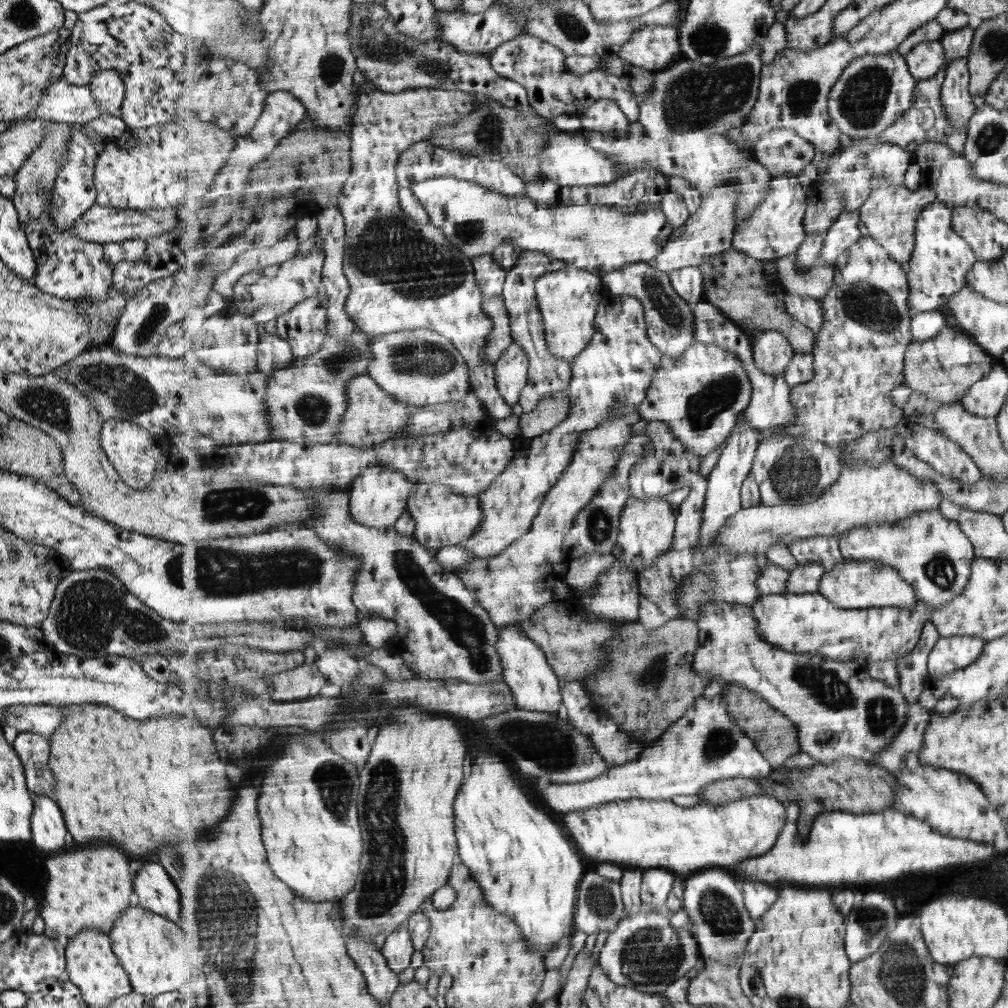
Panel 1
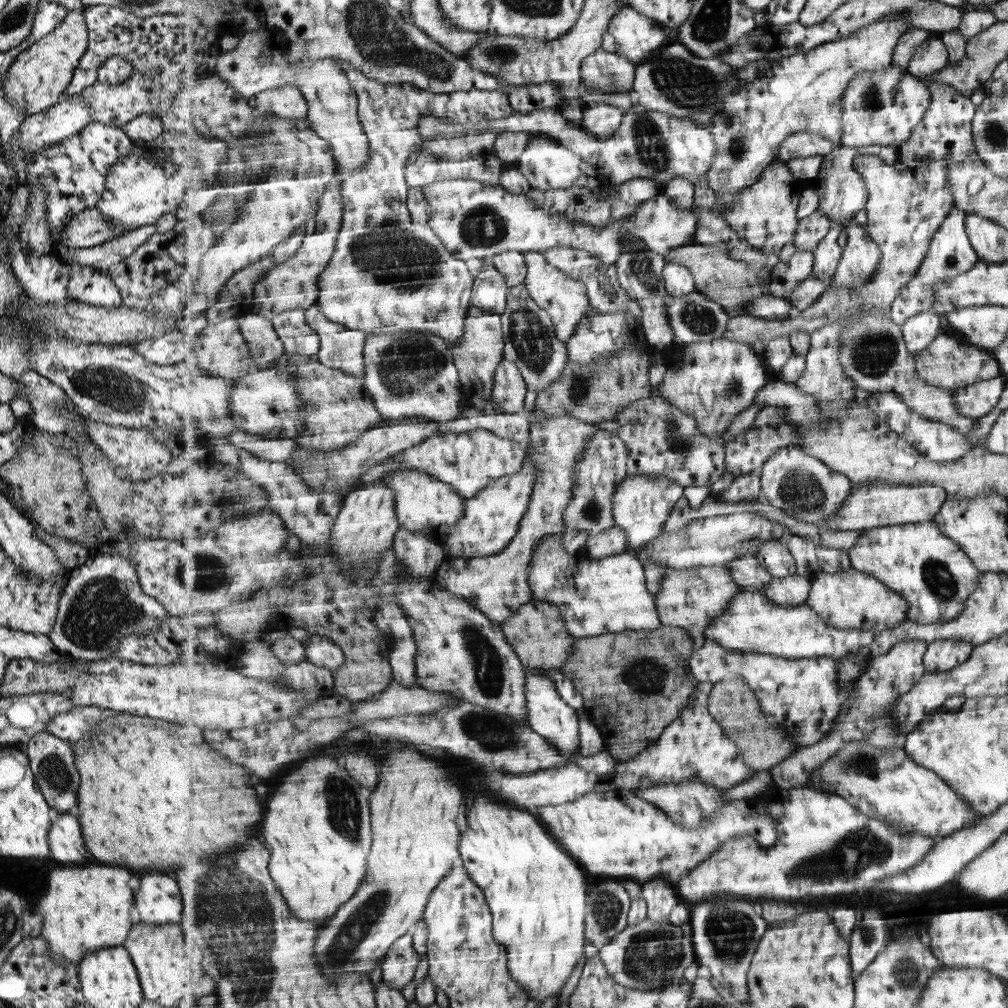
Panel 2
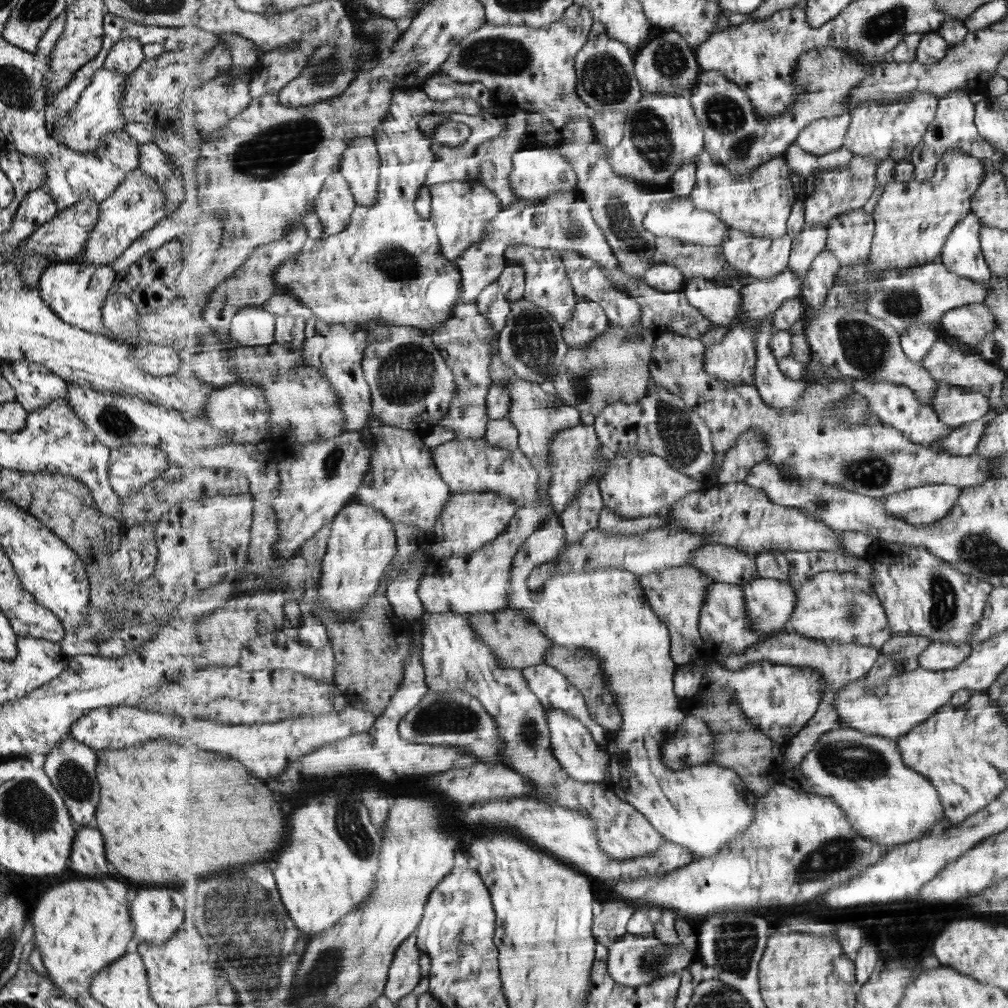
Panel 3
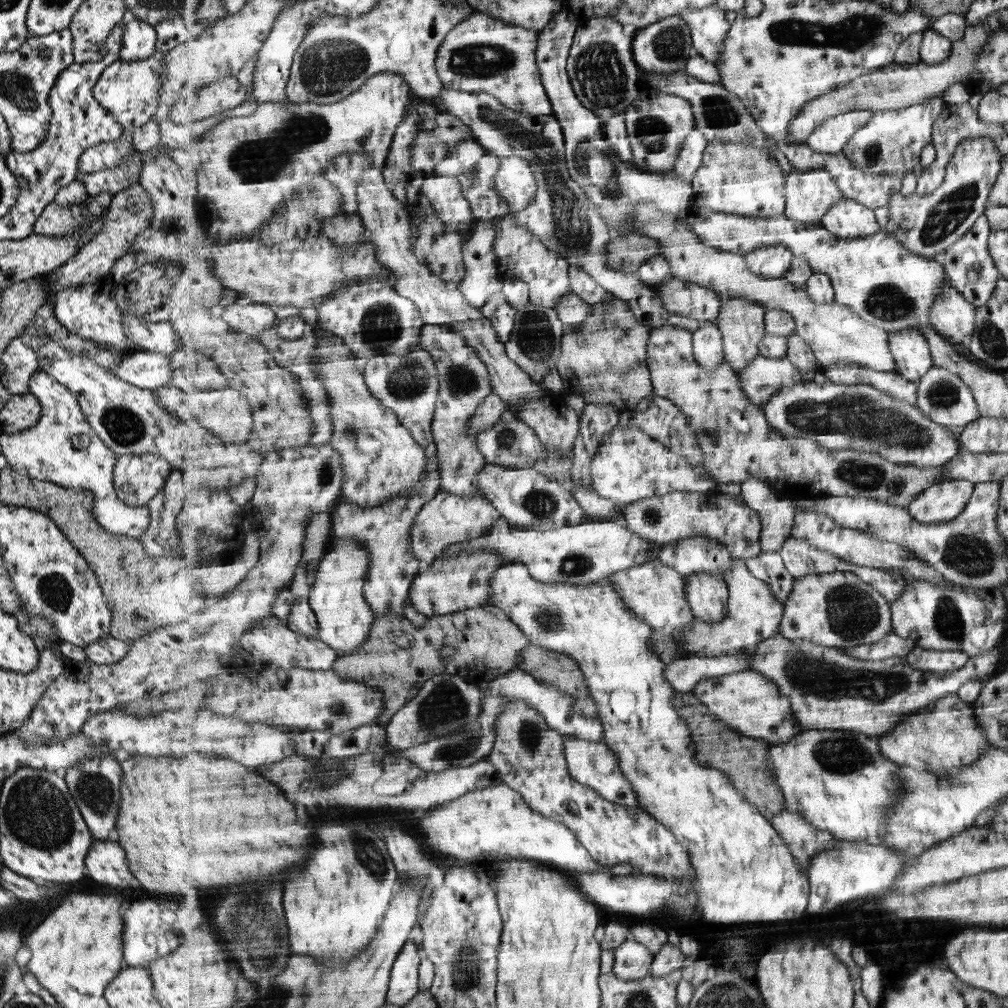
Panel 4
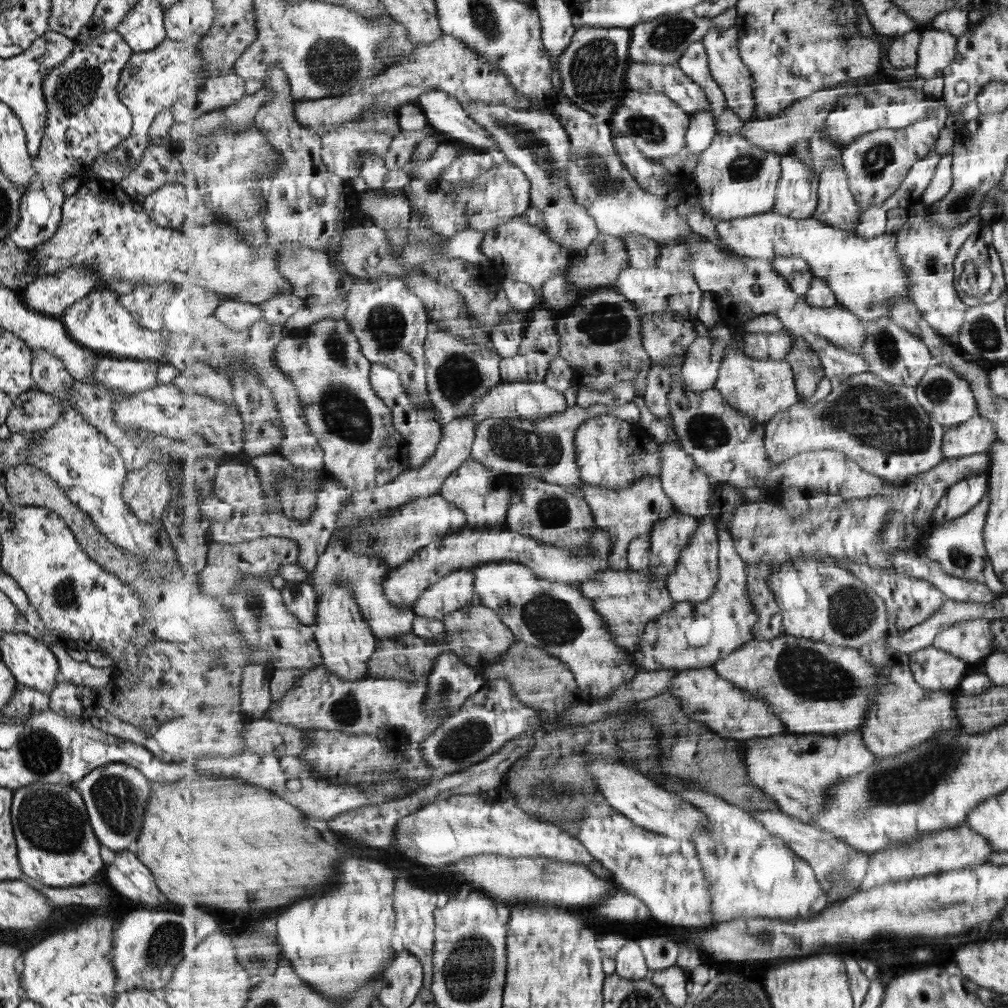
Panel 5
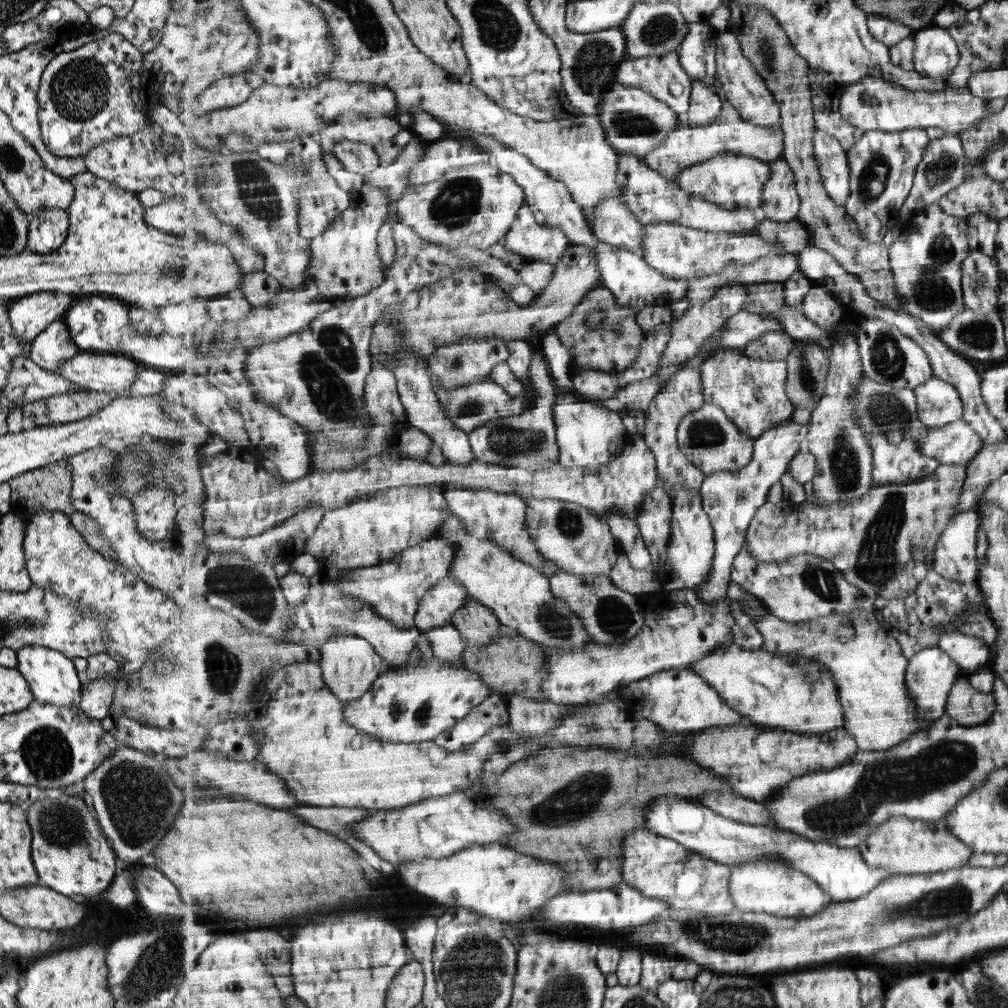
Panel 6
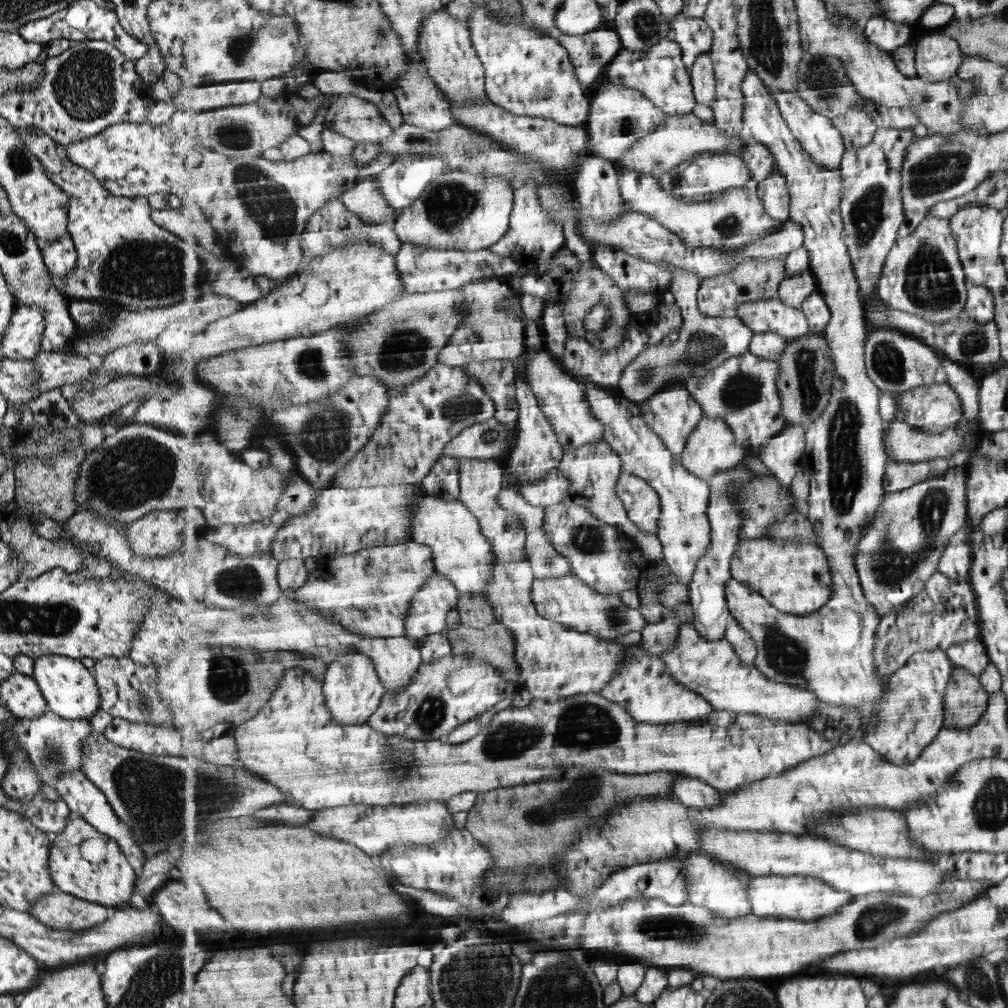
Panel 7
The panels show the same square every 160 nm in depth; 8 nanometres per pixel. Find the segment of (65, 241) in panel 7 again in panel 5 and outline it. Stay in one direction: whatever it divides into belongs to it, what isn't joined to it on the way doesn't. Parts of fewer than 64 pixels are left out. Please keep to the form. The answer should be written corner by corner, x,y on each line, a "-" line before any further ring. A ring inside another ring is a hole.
117,31
92,33
87,44
76,42
63,63
43,77
43,100
48,111
37,155
30,162
36,175
18,200
19,221
8,234
17,248
31,251
45,242
61,220
63,181
78,176
97,156
129,136
131,115
118,101
116,86
131,53

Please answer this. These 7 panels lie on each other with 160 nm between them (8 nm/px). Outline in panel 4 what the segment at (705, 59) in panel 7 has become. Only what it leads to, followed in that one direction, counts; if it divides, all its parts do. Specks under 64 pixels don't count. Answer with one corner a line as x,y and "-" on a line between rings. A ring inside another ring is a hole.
696,129
694,135
689,136
684,144
684,150
678,156
674,171
685,180
692,182
697,169
702,165
705,149
709,144
704,133

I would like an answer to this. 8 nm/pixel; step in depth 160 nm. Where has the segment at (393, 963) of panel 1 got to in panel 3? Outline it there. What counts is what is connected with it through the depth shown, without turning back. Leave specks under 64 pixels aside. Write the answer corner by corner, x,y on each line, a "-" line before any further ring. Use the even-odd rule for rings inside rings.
411,935
397,950
389,971
388,983
384,994
396,1004
413,992
423,974
420,968
422,953
418,948
418,936

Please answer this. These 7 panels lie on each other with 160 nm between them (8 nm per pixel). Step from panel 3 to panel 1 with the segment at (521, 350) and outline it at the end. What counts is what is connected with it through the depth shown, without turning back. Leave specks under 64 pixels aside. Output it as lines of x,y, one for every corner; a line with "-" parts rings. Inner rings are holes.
522,251
517,262
506,276
503,295
512,320
512,337
514,343
524,346
530,360
528,383
524,390
521,391
519,399
519,405
521,405
523,413
533,413
533,410
537,409
537,405
544,398
549,398
556,392
568,390
572,382
571,362
555,356
548,349
548,341
545,336
546,328
536,293
537,279
545,273
557,272
561,268
568,268
564,260
560,262
558,259
547,256
546,253
541,251

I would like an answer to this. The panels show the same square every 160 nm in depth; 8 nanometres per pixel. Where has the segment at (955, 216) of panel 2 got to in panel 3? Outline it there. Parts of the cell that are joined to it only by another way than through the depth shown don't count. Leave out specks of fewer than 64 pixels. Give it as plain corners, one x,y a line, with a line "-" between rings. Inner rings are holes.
974,213
960,220
949,233
939,259
959,276
969,277
978,283
989,283
995,276
982,252
981,219

